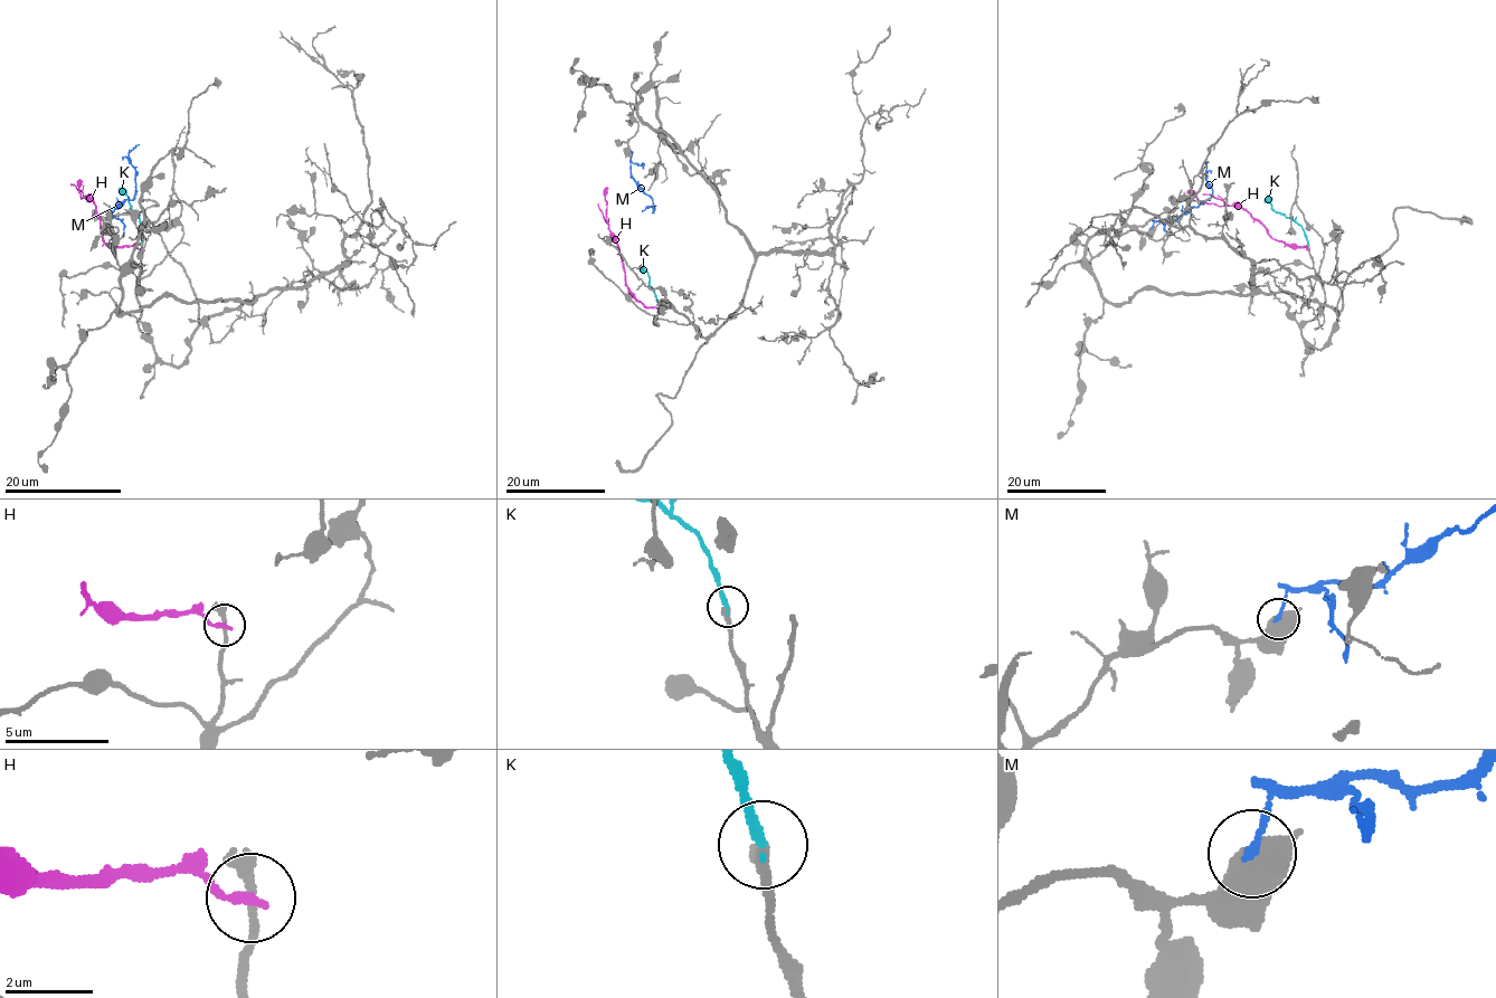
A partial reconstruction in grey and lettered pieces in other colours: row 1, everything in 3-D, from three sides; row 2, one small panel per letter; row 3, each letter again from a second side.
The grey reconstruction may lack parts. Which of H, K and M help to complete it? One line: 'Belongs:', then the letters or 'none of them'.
Belongs: K

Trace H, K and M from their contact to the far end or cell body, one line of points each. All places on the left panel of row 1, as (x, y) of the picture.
H: (142, 249), (126, 245), (110, 247), (103, 239), (94, 202), (79, 197), (81, 181)
K: (142, 243), (142, 225), (119, 187)
M: (109, 225), (109, 216), (133, 197), (135, 177), (129, 153), (140, 144)

